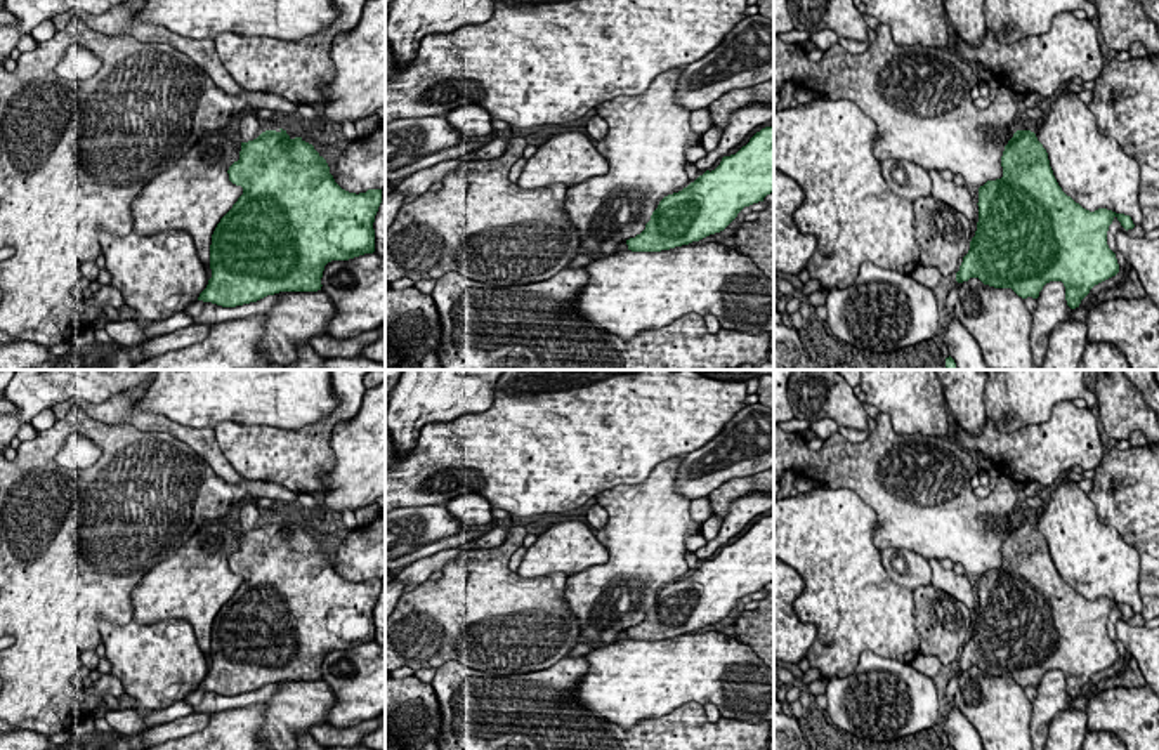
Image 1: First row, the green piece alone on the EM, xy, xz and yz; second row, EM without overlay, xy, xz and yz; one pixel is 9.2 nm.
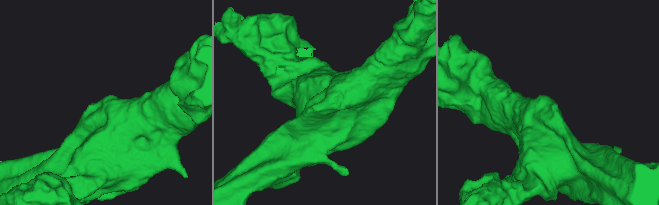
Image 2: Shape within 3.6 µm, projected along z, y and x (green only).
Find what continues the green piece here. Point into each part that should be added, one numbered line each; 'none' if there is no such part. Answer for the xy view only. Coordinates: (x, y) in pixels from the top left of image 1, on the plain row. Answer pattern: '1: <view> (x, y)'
1: xy (250, 516)

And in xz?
none

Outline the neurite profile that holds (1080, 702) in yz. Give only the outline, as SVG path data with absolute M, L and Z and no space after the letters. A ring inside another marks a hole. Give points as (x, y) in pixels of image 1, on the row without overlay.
M1130 658L1128 667L1123 668L1114 677L1102 679L1098 684L1095 684L1084 696L1079 694L1079 696L1072 698L1071 708L1086 710L1086 705L1093 694L1097 694L1103 689L1110 689L1114 686L1121 686L1121 688L1143 688L1145 686L1145 677L1135 658Z

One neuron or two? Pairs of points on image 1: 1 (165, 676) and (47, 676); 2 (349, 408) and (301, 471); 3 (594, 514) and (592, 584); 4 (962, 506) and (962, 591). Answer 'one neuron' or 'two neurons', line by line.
1: two neurons
2: one neuron
3: two neurons
4: two neurons

